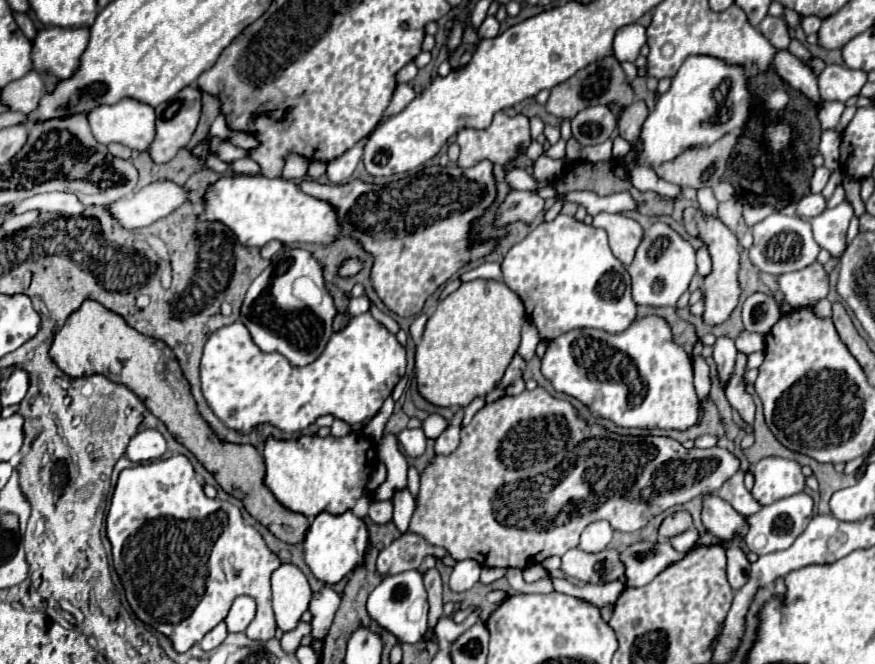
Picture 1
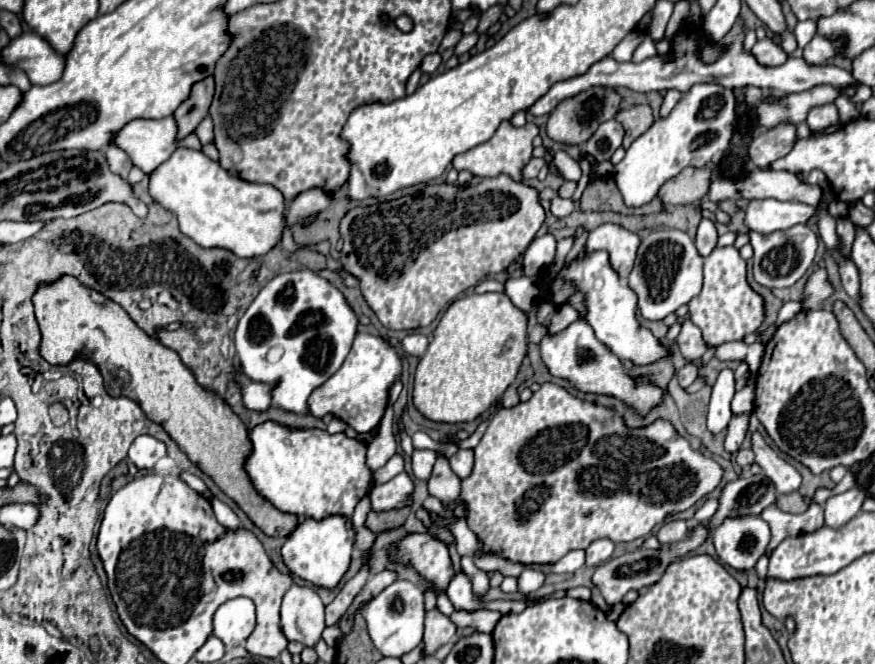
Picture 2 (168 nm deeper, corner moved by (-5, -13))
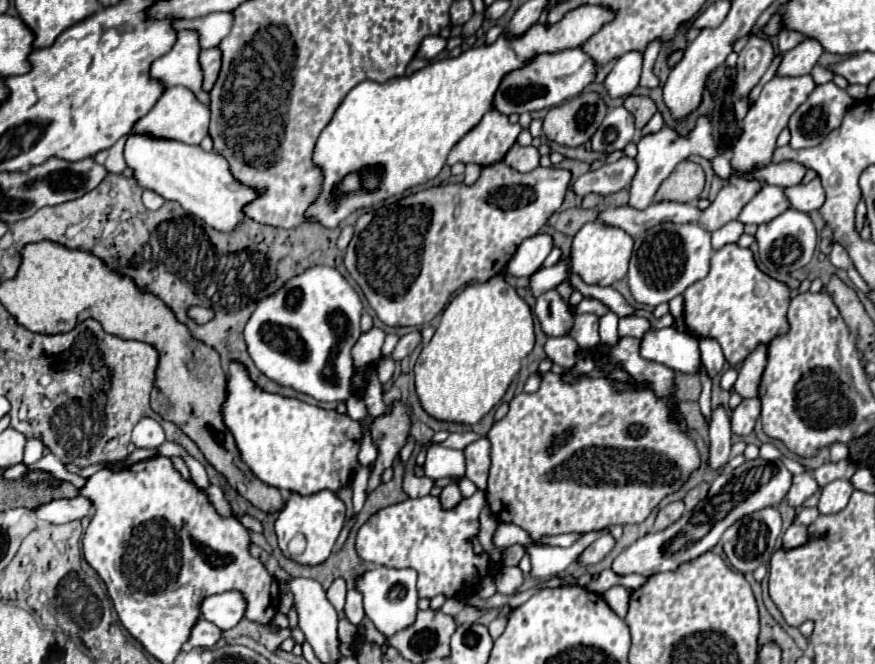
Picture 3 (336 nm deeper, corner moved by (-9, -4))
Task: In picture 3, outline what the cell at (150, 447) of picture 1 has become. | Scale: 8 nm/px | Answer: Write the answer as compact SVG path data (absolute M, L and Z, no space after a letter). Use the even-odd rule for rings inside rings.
M143 418L131 436L131 442L137 448L157 448L165 442L165 432L159 426L159 422L155 422L153 418Z

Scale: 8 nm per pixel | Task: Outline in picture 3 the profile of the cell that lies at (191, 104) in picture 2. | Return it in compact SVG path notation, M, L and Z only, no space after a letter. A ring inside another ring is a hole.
M219 48L201 50L201 54L199 54L199 64L201 64L201 70L203 70L203 90L205 90L205 92L211 92L211 88L213 88L213 84L215 84L215 80L217 80L219 68L221 68Z

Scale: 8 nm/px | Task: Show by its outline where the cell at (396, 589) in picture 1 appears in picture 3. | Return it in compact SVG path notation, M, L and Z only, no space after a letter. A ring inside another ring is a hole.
M375 566L357 580L357 590L361 590L361 594L363 594L365 616L387 638L409 628L415 622L417 612L419 612L419 608L417 608L419 594L417 594L415 584L417 584L417 572L415 570L409 570L409 568L395 570L395 568L385 568L385 566Z

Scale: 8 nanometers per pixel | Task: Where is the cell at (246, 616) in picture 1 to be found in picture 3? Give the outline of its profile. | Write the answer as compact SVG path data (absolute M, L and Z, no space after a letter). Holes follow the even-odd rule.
M231 590L205 598L201 606L201 616L219 626L221 630L231 630L241 622L245 610L247 610L247 600L243 598L243 594Z

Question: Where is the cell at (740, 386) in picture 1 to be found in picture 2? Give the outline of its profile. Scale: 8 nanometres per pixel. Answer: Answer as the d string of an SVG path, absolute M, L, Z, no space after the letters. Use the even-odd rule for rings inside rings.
M753 433L753 453L755 463L763 469L763 473L775 483L779 493L793 493L801 485L801 475L795 467L787 465L765 441L759 433Z

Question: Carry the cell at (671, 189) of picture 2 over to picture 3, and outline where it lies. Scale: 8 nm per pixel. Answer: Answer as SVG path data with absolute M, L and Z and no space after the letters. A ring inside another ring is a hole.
M681 162L673 174L659 186L655 194L655 202L671 200L671 202L697 202L705 184L703 168L695 162Z

